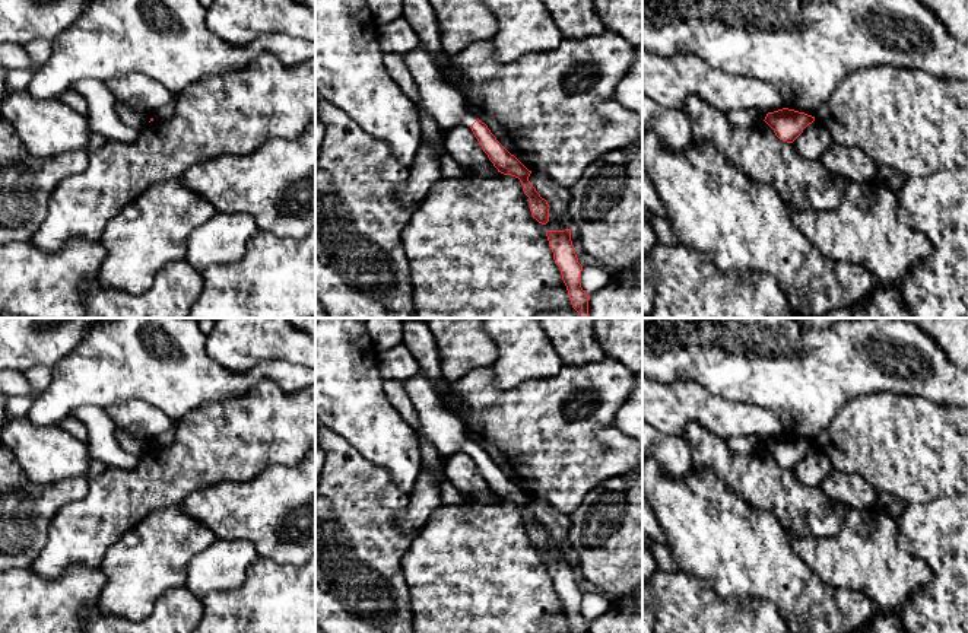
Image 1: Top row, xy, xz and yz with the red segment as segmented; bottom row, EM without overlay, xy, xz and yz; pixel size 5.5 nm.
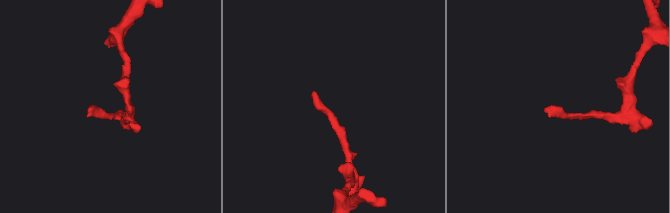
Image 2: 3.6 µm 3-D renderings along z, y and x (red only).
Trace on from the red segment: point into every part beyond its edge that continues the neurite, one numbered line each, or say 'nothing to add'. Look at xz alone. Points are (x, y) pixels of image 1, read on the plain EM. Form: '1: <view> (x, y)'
1: xz (446, 432)

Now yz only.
nothing to add

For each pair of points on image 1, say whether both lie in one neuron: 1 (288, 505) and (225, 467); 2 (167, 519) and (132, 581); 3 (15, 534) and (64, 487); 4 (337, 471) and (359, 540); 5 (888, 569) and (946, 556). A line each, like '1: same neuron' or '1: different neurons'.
1: different neurons
2: same neuron
3: same neuron
4: same neuron
5: different neurons

